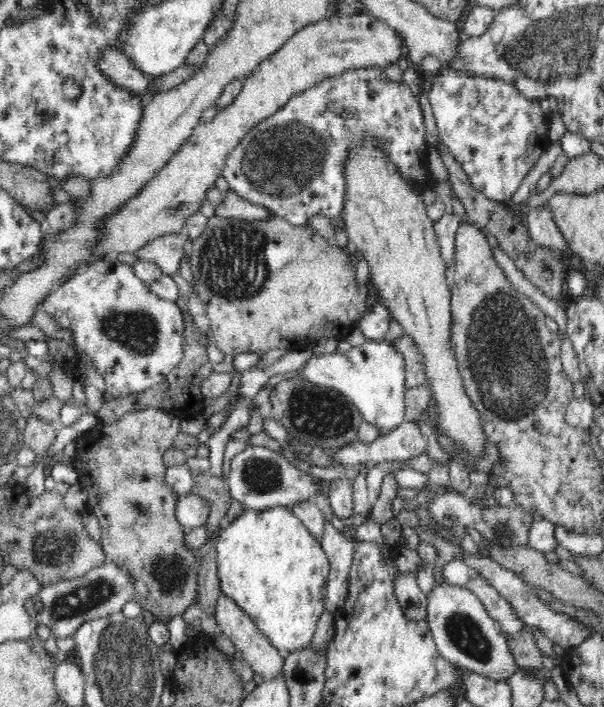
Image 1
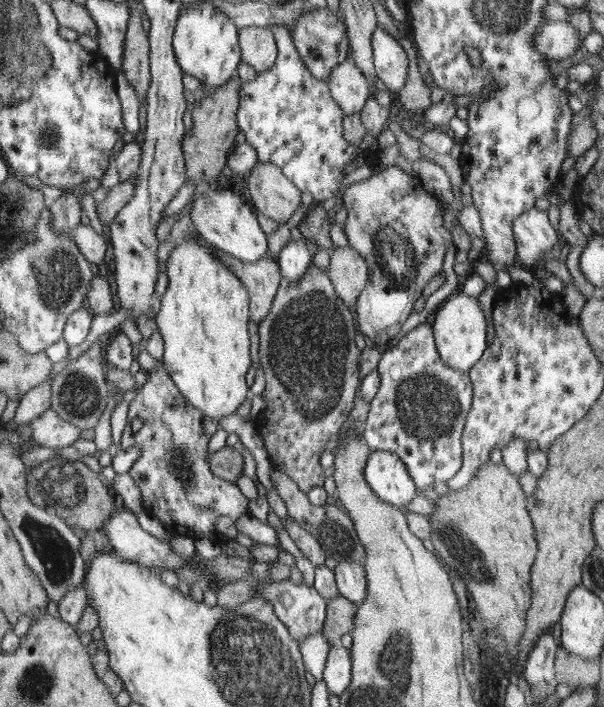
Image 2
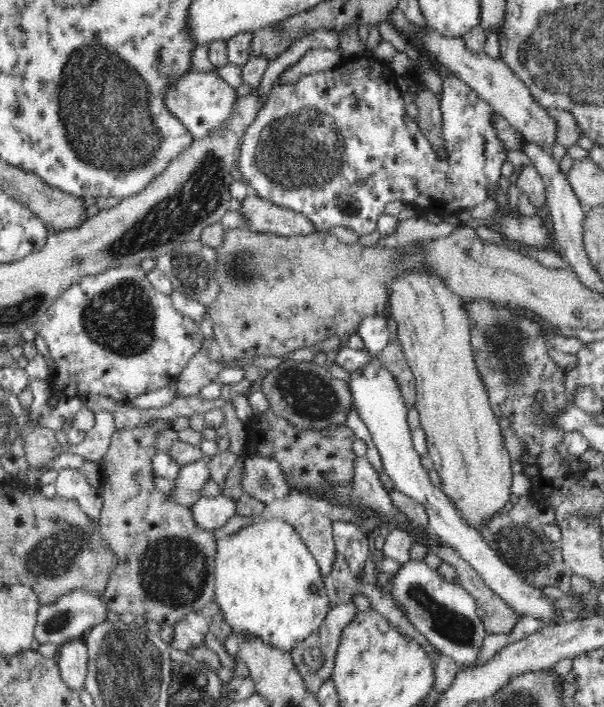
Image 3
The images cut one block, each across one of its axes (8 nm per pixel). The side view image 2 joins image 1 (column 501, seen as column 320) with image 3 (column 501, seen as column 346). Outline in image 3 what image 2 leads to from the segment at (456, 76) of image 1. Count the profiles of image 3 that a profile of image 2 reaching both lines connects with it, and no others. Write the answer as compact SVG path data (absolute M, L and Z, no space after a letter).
M360 55L355 58L345 59L333 69L303 76L298 75L292 83L283 84L282 86L275 85L267 96L267 102L263 104L259 114L256 115L254 122L246 129L239 145L240 151L237 153L237 159L235 160L235 163L239 166L239 171L244 177L244 182L248 184L248 189L253 194L257 194L276 206L292 209L294 212L304 215L308 222L312 223L312 226L316 226L317 230L329 230L332 226L340 226L350 228L359 235L376 231L376 221L380 218L380 215L384 214L384 207L390 205L390 202L402 201L406 205L414 206L419 213L432 212L432 214L445 219L451 215L459 214L463 210L471 210L478 206L480 202L488 200L486 188L489 185L498 185L498 180L502 176L500 168L502 168L502 164L506 160L506 153L510 150L494 132L493 116L498 115L494 105L482 100L471 86L468 86L454 74L448 74L443 78L441 94L437 96L440 111L442 111L442 136L446 142L447 158L441 160L438 153L432 149L432 144L426 138L427 136L419 127L418 121L412 121L406 113L404 97L402 97L403 92L399 89L396 78L397 76L390 66L378 60L374 55Z

